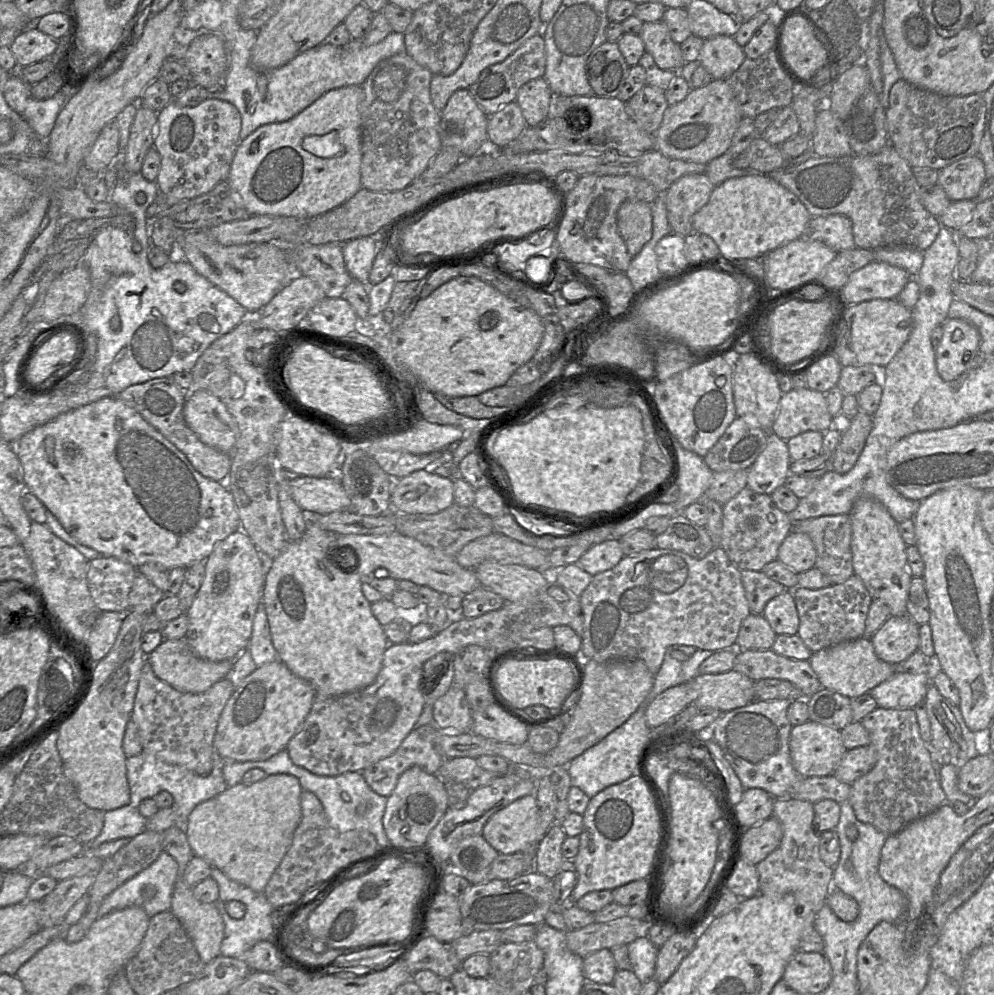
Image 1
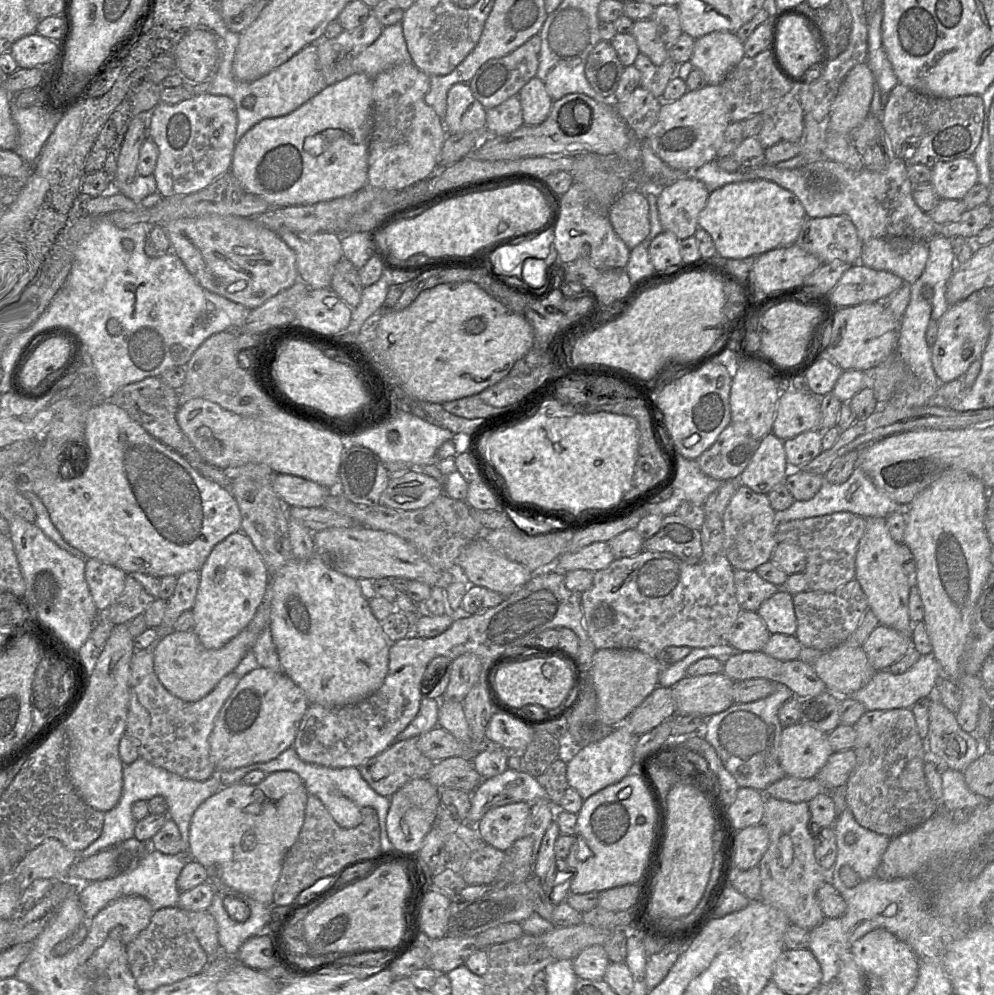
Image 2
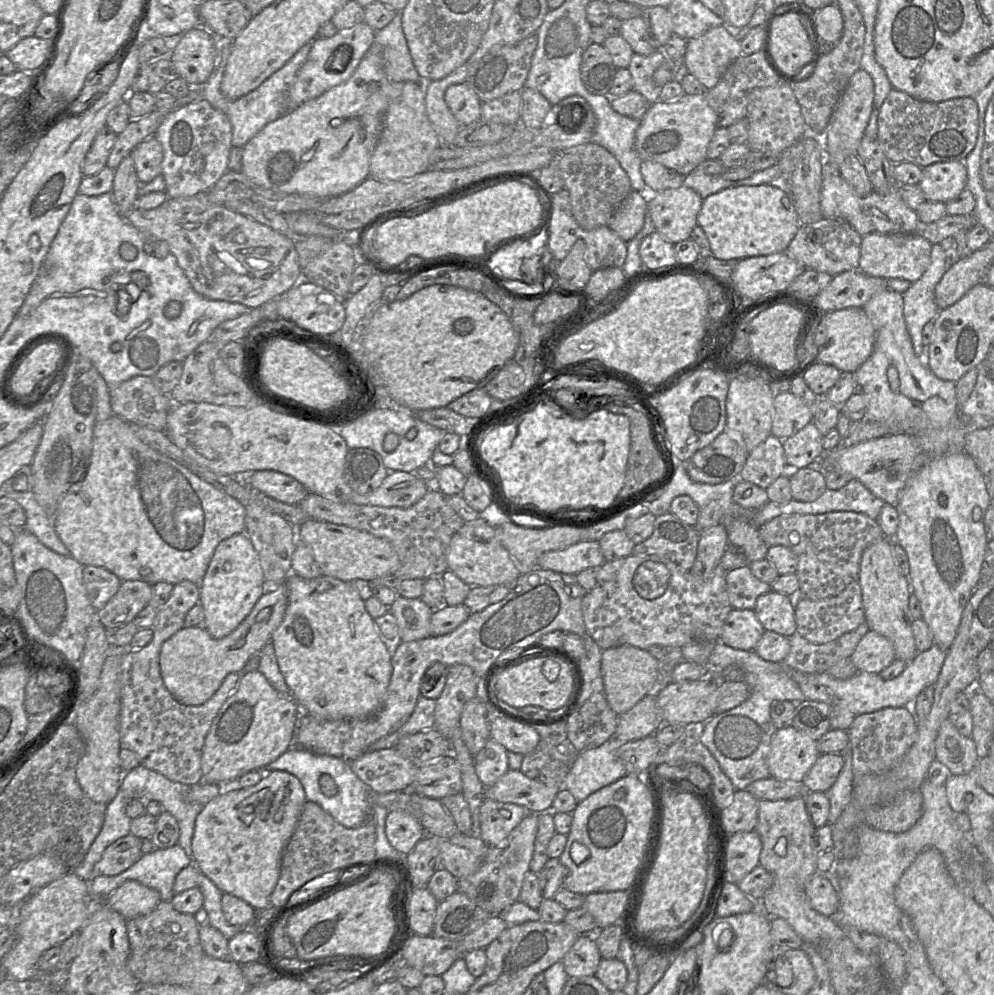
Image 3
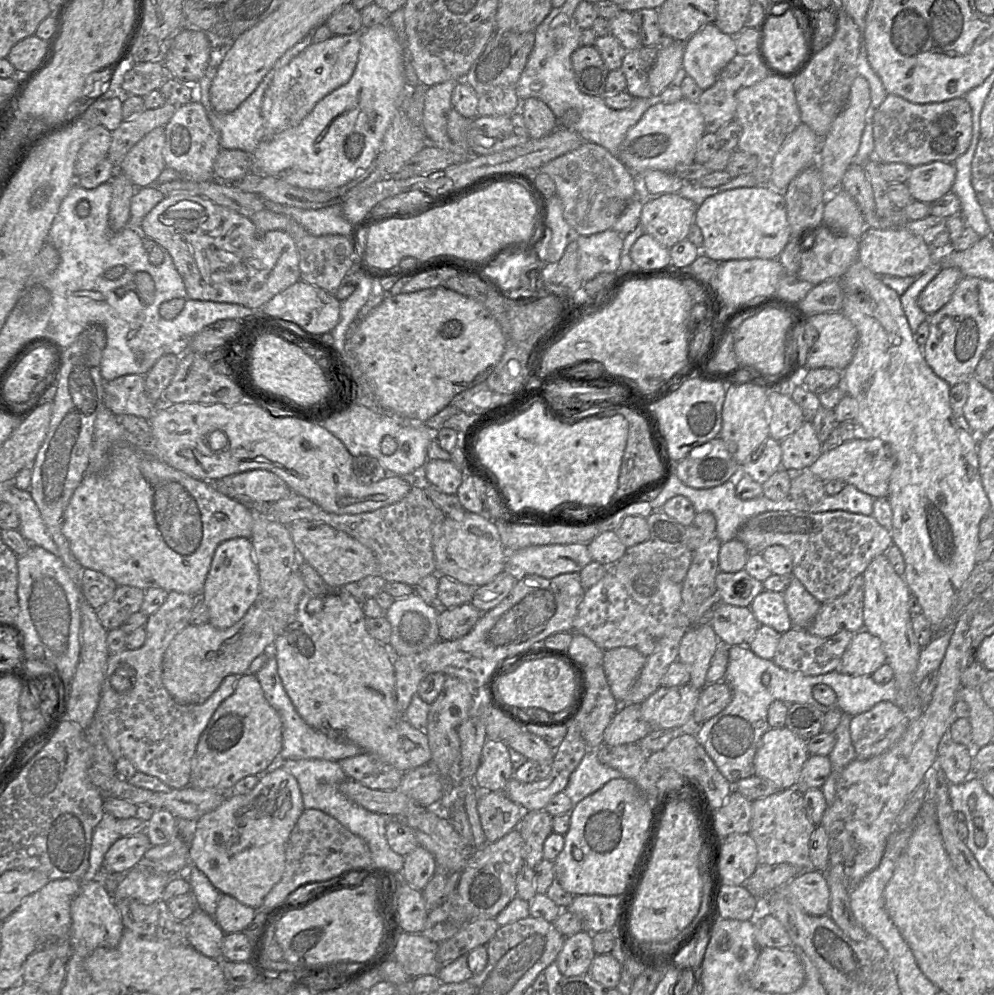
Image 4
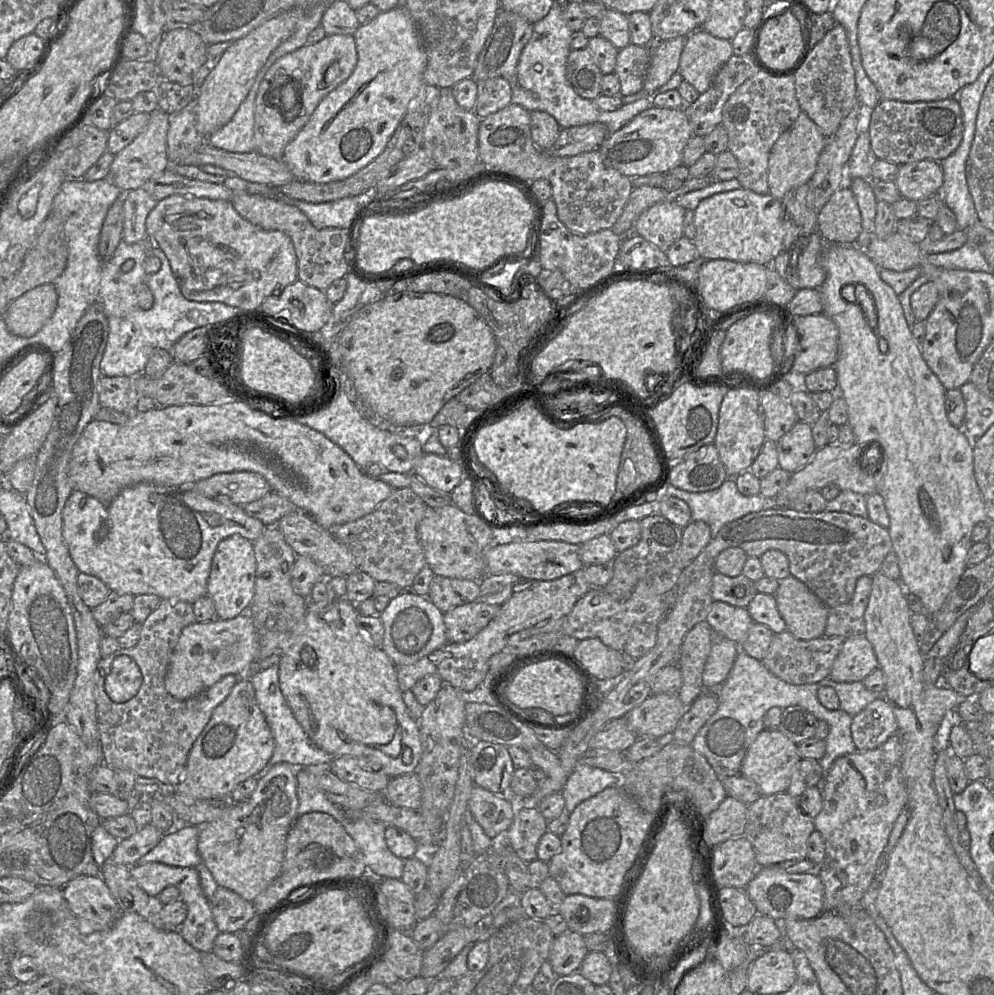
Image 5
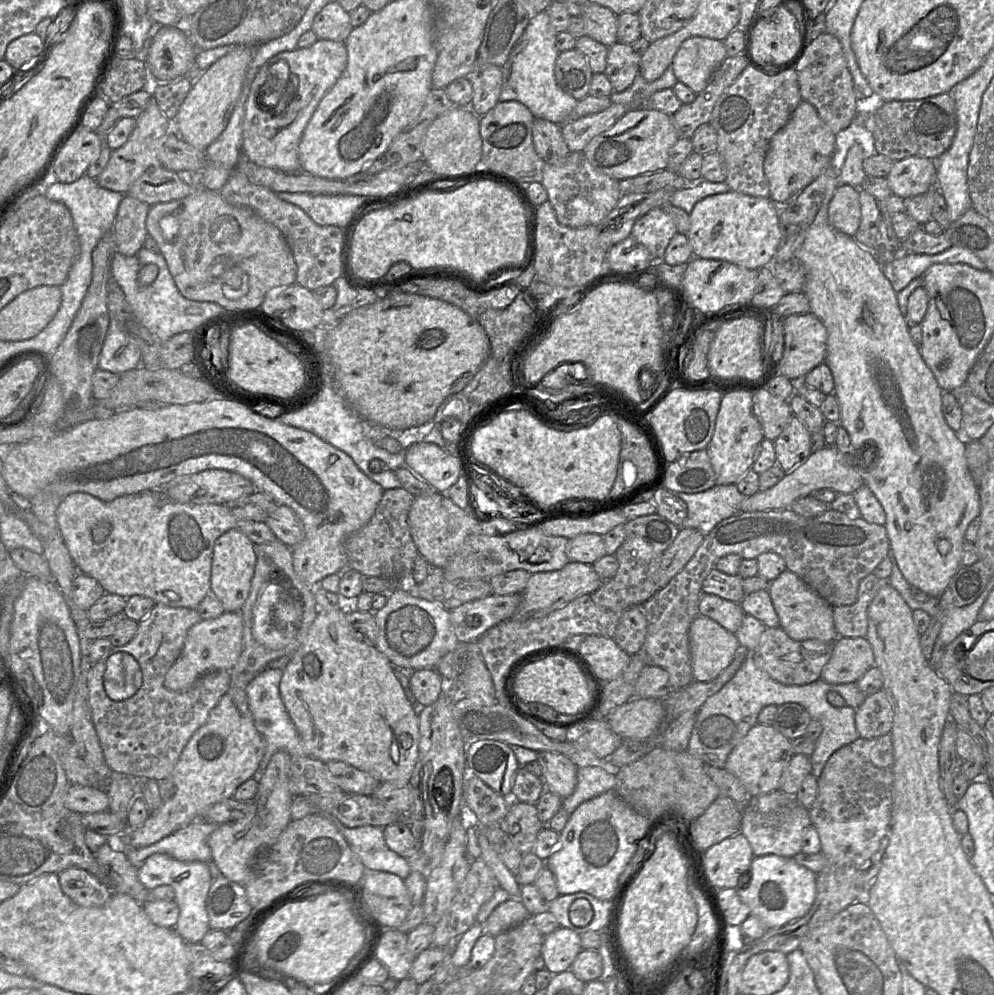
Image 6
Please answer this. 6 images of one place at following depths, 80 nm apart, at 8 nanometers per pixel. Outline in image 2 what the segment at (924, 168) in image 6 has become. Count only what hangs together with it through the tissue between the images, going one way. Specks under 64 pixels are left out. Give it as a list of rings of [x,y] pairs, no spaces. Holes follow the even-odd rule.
[[[972,157],[939,162],[931,168],[930,184],[939,199],[961,200],[978,183]]]

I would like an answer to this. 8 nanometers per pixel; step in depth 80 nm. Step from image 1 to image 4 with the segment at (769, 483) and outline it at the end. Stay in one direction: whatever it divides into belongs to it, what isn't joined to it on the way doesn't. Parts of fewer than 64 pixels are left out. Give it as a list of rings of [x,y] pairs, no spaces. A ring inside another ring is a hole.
[[[770,436],[750,455],[750,461],[740,466],[741,474],[748,474],[755,482],[763,484],[781,468],[780,442]]]

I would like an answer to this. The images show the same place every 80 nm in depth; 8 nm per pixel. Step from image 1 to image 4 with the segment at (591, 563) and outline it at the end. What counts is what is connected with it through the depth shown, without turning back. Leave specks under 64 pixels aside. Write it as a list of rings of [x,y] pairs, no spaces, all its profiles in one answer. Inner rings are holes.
[[[587,544],[530,546],[507,552],[507,567],[519,575],[553,578],[565,573],[579,573],[592,562]]]

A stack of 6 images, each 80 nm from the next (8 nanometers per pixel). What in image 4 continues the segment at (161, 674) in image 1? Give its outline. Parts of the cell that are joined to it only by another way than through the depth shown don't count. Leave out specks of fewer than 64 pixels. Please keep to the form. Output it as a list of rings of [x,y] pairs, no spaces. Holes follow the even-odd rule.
[[[294,569],[274,602],[273,608],[262,607],[258,604],[258,599],[245,615],[229,628],[218,629],[207,622],[201,625],[189,624],[181,630],[167,647],[162,663],[162,682],[174,701],[179,704],[202,704],[216,691],[226,676],[245,674],[252,661],[260,654],[269,651],[277,636],[295,620],[298,603],[306,590],[307,587],[300,572]]]

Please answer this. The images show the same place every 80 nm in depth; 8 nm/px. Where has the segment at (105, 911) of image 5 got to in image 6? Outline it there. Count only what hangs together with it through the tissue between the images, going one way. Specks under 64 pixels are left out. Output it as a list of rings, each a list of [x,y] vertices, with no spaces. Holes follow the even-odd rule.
[[[70,867],[58,875],[64,894],[79,906],[99,907],[104,905],[112,895],[104,882],[84,869]]]

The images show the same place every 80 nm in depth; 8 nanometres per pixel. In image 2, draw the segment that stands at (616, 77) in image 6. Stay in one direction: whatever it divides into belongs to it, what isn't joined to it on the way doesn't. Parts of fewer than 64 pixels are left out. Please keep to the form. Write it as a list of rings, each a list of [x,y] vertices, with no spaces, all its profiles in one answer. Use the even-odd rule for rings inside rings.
[[[639,53],[633,66],[640,72],[640,87],[651,92],[656,98],[661,98],[679,64],[668,58],[662,65],[654,65],[648,56]]]

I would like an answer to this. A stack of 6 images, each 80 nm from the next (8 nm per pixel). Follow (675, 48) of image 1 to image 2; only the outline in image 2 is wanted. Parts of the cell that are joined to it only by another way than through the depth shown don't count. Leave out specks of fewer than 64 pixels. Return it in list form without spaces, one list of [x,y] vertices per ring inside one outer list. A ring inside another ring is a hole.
[[[653,19],[636,20],[630,33],[639,52],[648,56],[654,65],[662,65],[668,58],[668,47],[660,40]]]

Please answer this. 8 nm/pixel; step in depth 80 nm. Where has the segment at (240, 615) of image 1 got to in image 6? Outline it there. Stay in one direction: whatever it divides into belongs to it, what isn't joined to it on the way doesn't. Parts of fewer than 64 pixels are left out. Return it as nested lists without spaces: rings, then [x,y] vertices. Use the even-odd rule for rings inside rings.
[[[230,529],[217,538],[213,546],[210,593],[223,605],[225,612],[239,612],[247,599],[254,575],[256,555],[254,544],[238,529]]]

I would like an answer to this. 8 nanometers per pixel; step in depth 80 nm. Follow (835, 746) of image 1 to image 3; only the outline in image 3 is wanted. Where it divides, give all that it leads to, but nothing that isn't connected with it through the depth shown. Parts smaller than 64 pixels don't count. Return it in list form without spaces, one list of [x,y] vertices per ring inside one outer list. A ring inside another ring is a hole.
[[[792,726],[777,729],[767,756],[770,776],[801,782],[819,756],[817,741],[807,734]]]

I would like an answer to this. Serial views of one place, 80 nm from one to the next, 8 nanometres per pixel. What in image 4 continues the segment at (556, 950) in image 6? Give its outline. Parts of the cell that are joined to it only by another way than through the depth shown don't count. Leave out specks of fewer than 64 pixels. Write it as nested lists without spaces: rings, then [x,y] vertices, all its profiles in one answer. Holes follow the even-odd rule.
[[[580,931],[565,938],[563,947],[555,960],[564,977],[577,976],[588,972],[596,955],[593,949],[592,935],[589,932]]]

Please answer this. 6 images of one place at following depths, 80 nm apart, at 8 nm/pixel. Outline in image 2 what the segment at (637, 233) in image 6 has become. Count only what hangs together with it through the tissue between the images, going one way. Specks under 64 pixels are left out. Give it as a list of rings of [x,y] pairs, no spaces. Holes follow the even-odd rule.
[[[686,176],[656,190],[663,230],[674,233],[679,240],[693,236],[698,228],[699,213],[710,194],[705,184]]]

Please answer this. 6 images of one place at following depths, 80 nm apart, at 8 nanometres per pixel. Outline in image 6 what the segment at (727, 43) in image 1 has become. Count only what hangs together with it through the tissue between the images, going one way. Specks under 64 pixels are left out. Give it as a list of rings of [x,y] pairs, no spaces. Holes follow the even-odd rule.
[[[694,36],[682,42],[673,57],[671,67],[677,80],[698,94],[726,57],[723,41]]]

